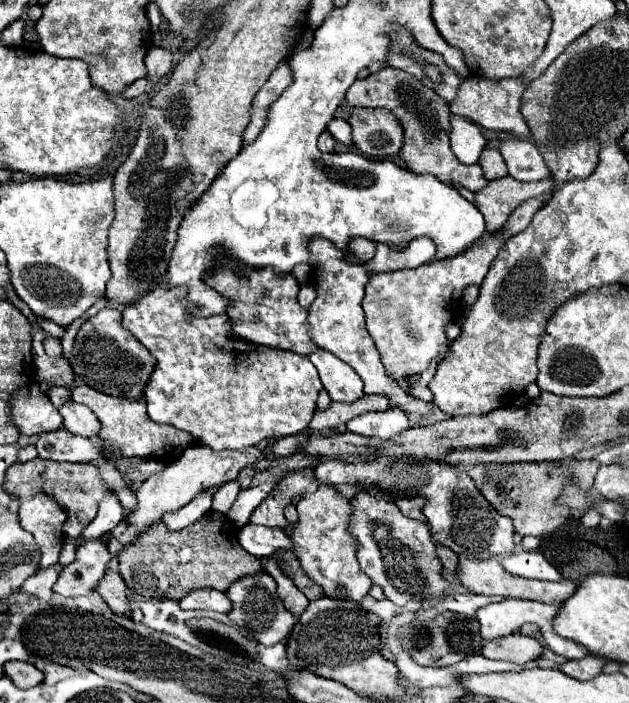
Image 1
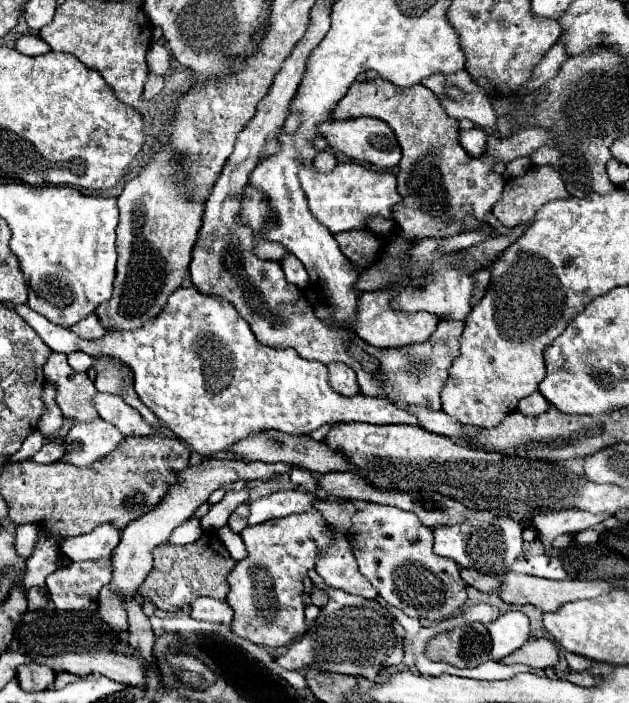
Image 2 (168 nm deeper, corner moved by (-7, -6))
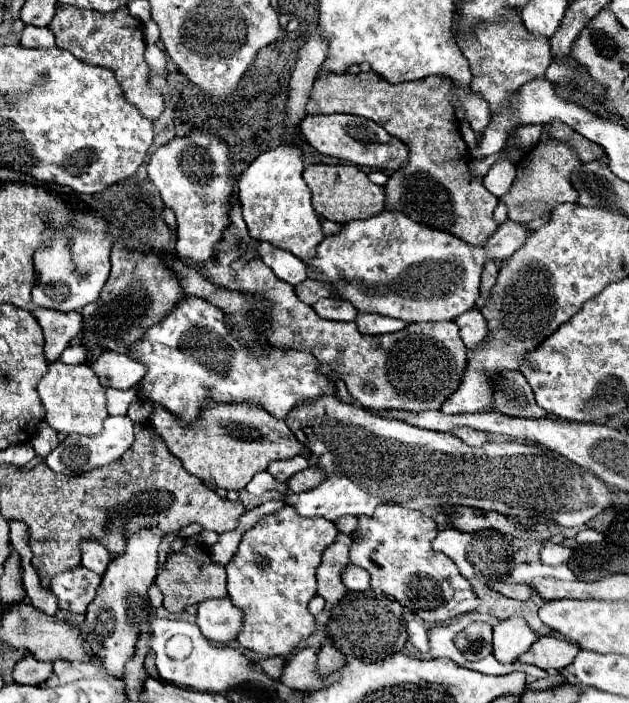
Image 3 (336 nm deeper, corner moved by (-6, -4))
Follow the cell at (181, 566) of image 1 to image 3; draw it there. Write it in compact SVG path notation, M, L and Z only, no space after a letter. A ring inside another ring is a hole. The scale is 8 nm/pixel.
M185 547L185 551L181 551L181 553L171 553L167 557L167 563L163 565L163 569L159 569L155 583L165 595L163 607L169 613L181 613L187 605L197 605L205 599L217 599L217 597L227 595L225 567L215 565L209 557L209 551L203 551L197 547Z

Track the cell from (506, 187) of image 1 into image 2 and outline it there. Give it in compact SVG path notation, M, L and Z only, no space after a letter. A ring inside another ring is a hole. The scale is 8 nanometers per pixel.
M532 167L524 177L518 179L508 179L504 185L504 193L500 197L500 201L494 205L492 213L496 215L496 219L504 225L504 227L516 227L522 221L532 221L536 211L554 199L566 199L570 197L558 171L552 171L552 167Z

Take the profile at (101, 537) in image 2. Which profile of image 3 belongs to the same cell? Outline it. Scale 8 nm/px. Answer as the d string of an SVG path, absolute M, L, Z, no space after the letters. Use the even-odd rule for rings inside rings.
M85 541L81 545L81 557L83 557L81 565L91 569L97 575L103 575L107 565L109 565L109 561L111 561L111 557L107 555L107 549L103 551L103 545L99 545L95 541Z

